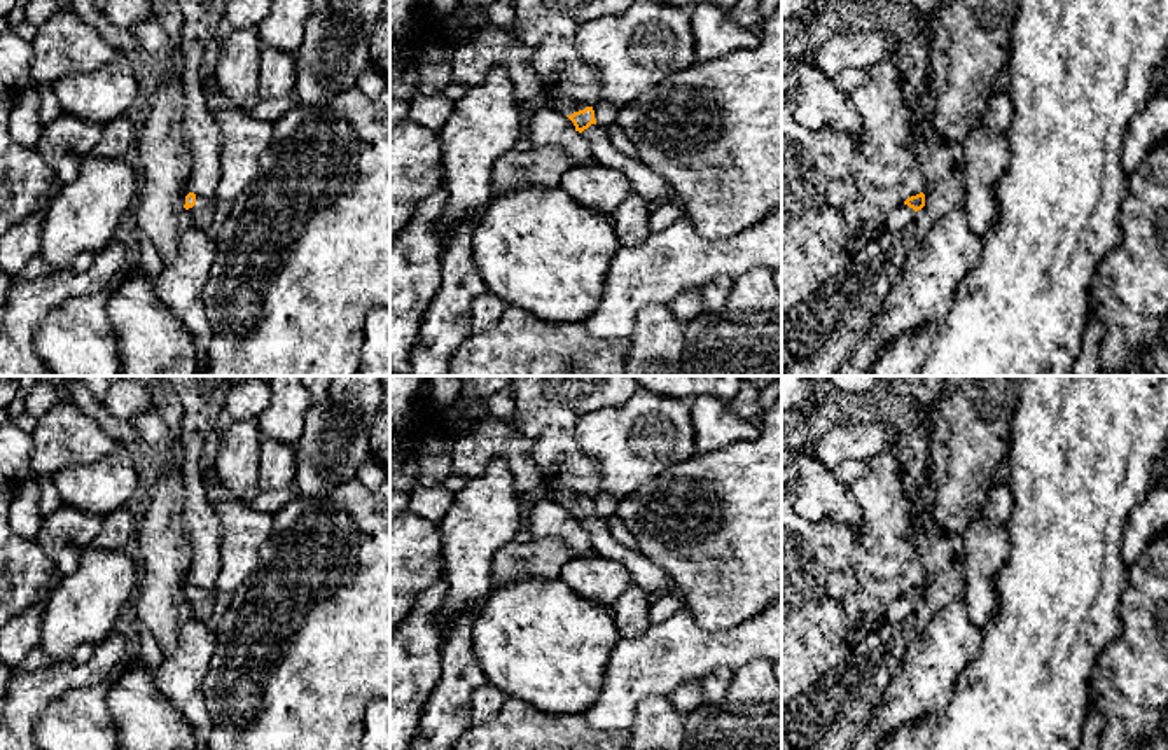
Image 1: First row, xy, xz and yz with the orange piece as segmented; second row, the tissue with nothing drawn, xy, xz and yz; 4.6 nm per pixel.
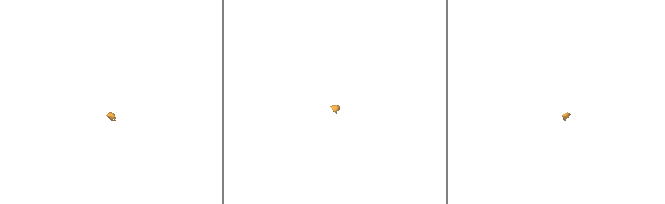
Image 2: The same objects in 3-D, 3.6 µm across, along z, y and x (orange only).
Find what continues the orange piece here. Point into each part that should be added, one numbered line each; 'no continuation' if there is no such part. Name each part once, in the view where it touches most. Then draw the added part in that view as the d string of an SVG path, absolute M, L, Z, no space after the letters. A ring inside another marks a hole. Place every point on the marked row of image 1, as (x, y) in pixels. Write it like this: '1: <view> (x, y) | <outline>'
1: xy (201, 214) | M196 194L196 205L187 210L191 226L201 231L215 231L213 212L215 203L205 196Z
2: xz (563, 104) | M546 94L546 105L563 115L572 115L587 107L584 101L574 100L568 94Z

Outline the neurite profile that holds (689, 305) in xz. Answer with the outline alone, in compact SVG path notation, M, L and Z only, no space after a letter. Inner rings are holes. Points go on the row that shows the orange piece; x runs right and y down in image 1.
M689 288L668 302L668 308L685 325L705 311L705 302L698 288Z

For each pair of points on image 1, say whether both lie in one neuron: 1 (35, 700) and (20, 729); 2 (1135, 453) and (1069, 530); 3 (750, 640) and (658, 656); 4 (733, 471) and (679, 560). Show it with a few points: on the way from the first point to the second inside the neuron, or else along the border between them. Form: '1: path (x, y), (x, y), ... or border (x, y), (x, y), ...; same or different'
1: path (28, 707), (21, 714), (20, 722); same
2: path (1116, 471), (1076, 511); same
3: path (728, 649), (681, 652); same
4: path (733, 493), (733, 500), (702, 537); same

